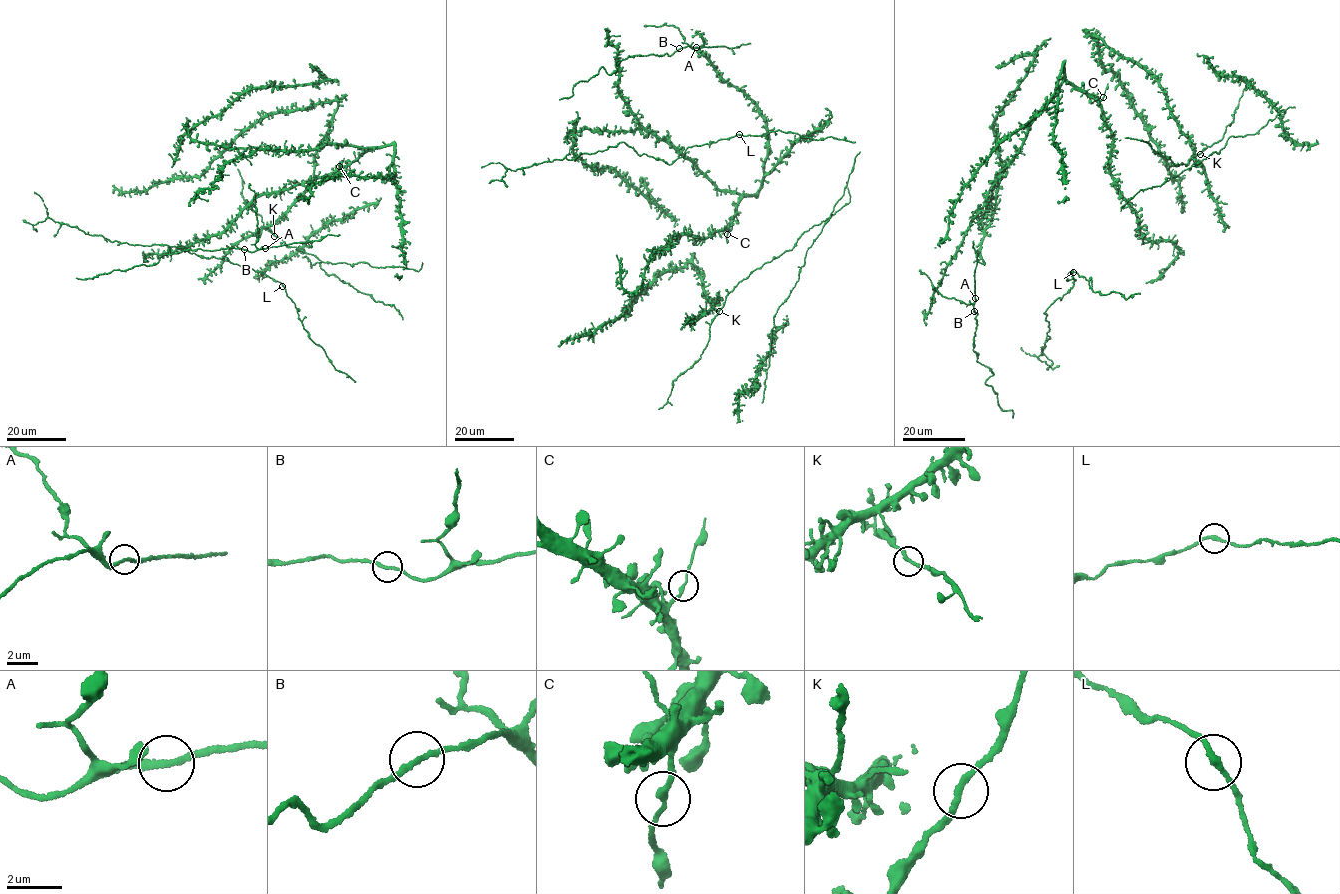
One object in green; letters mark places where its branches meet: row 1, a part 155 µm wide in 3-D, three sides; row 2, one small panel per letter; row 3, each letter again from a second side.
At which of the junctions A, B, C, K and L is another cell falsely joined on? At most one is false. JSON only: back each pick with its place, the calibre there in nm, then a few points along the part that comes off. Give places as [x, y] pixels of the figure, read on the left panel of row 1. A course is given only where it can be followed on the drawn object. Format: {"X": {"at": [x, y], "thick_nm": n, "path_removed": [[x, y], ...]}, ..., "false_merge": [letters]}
{"C": {"at": [339, 166], "thick_nm": 200}, "false_merge": ["C"]}

